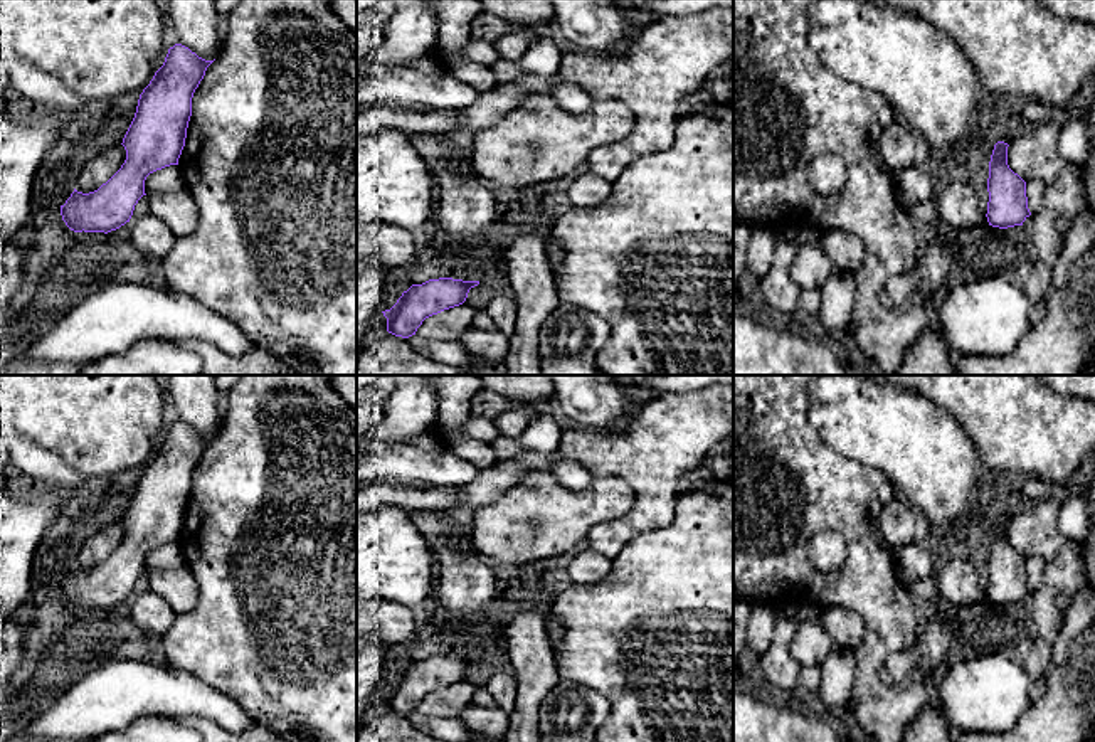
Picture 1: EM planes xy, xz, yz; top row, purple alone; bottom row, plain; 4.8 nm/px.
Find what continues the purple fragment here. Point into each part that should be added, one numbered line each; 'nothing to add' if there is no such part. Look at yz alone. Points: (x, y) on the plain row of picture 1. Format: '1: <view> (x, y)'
nothing to add

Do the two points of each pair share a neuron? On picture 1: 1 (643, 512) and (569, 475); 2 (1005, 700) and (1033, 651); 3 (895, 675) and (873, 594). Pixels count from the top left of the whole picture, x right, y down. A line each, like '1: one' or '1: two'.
1: two
2: two
3: two

